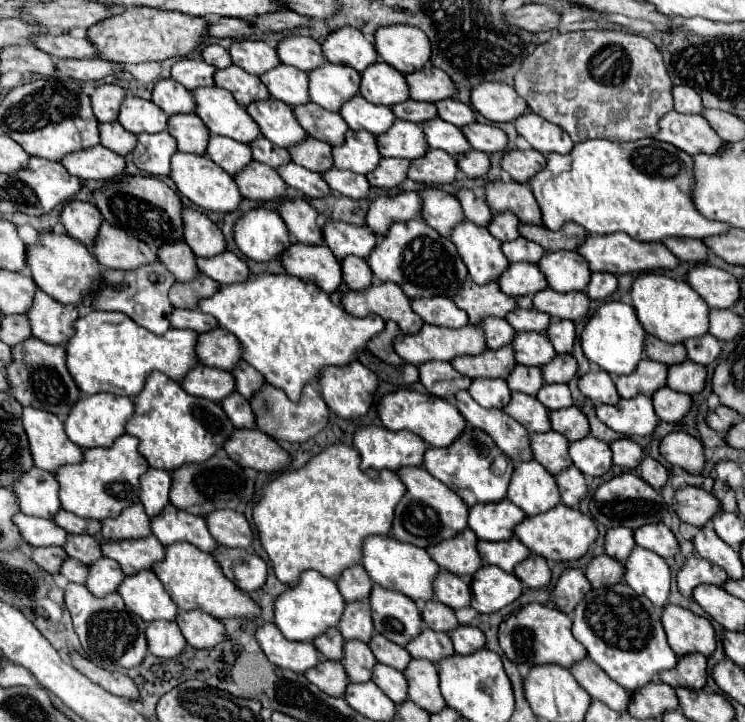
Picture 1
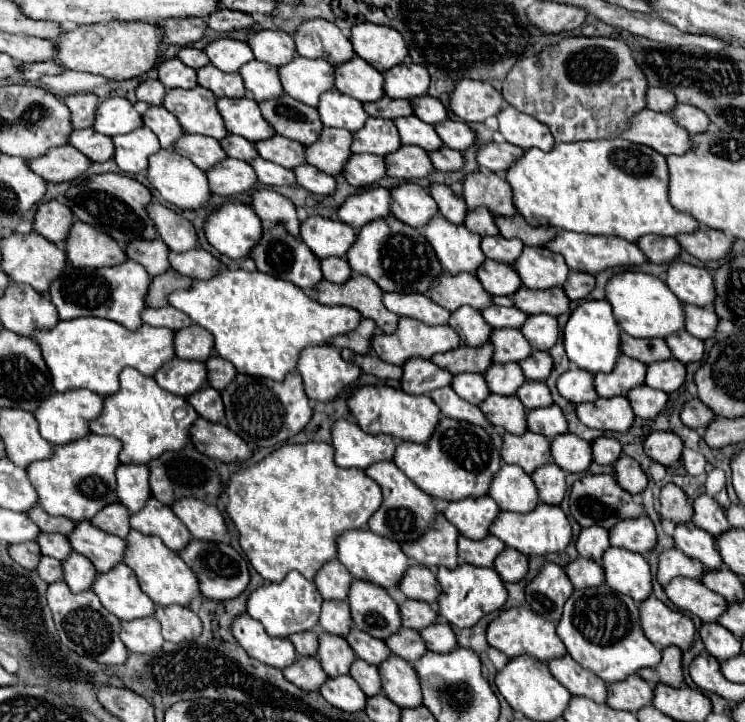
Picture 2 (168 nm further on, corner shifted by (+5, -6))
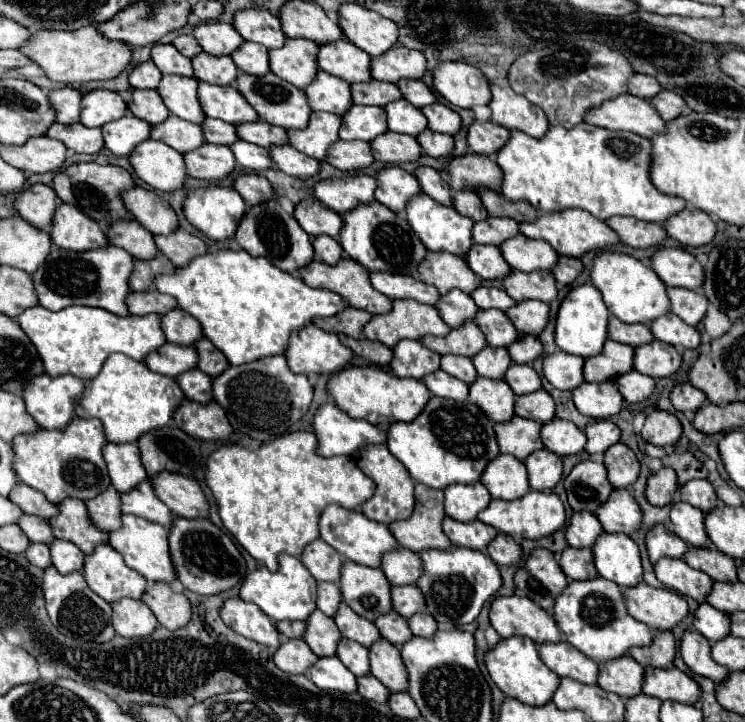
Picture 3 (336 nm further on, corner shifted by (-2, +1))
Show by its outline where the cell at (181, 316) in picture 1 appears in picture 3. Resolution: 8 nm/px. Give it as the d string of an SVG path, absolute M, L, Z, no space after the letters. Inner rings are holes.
M132 291L128 293L128 311L130 315L148 315L148 313L158 313L158 315L164 315L164 311L170 311L176 305L176 301L164 293L158 293L158 291Z

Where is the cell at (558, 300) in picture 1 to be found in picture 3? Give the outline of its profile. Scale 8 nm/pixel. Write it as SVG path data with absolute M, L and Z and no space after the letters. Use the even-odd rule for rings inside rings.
M510 271L502 279L504 291L514 299L514 301L524 301L524 299L538 299L544 303L550 303L556 299L556 281L550 271L532 271L532 273L520 273L520 271Z

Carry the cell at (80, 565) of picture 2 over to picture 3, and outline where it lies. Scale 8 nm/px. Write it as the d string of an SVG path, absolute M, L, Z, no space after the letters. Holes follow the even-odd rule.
M52 541L50 543L50 557L52 557L52 565L60 571L60 573L70 573L70 571L80 571L84 565L84 553L68 541Z

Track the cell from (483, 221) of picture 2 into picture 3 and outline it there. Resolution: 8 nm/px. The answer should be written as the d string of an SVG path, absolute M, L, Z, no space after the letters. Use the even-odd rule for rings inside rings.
M468 189L454 193L454 197L452 197L452 207L454 207L460 215L470 217L470 219L474 219L474 221L480 221L480 219L486 217L486 211L484 211L484 207L482 207L482 203L480 203L480 197L478 197L474 191L468 191Z

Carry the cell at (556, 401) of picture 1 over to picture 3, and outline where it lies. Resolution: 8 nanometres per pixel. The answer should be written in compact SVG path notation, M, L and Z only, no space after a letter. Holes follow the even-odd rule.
M512 363L508 367L506 375L504 375L504 381L512 387L512 391L516 395L524 395L524 393L532 393L532 391L542 389L540 377L530 365L516 365L516 363Z

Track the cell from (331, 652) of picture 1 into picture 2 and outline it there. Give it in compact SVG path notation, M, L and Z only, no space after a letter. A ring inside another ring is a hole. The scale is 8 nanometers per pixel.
M301 632L291 634L289 640L293 642L299 656L317 656L317 632Z

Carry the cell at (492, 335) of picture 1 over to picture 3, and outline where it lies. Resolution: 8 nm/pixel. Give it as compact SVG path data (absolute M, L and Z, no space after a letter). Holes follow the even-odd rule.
M448 291L448 295L442 295L436 303L436 309L440 311L440 317L444 317L444 323L454 329L464 321L472 321L478 311L472 297L462 291Z

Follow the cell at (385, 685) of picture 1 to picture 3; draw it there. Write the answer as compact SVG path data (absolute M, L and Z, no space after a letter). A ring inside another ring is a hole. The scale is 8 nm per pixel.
M340 639L338 647L336 647L336 657L356 675L356 677L362 677L362 675L368 675L370 673L370 661L368 661L368 649L362 647L360 643L356 641L350 641L350 639Z

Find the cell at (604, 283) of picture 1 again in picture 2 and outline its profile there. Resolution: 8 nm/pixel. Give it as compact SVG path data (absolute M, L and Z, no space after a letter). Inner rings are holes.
M569 272L569 280L563 290L571 300L585 300L593 288L595 288L595 276L583 272Z

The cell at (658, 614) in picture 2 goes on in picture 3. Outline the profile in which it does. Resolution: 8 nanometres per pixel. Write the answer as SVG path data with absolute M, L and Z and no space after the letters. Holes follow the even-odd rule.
M640 581L636 587L624 587L622 591L628 613L652 631L672 629L688 613L688 603L670 589L656 589Z

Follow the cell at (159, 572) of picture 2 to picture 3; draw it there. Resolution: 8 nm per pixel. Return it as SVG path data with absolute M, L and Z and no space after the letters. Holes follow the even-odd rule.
M122 515L122 527L108 533L108 543L124 557L124 563L134 571L138 571L142 577L146 577L148 583L156 583L156 581L172 583L176 579L174 565L168 553L168 535L162 525L156 525L136 515Z

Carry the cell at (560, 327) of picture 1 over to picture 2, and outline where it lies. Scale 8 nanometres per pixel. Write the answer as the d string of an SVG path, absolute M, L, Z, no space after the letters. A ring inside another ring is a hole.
M535 314L529 316L525 326L521 328L525 338L535 350L551 350L559 338L559 324L557 318L549 314Z

